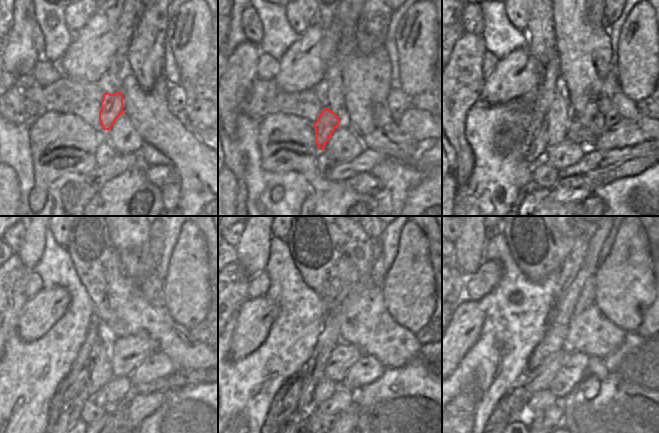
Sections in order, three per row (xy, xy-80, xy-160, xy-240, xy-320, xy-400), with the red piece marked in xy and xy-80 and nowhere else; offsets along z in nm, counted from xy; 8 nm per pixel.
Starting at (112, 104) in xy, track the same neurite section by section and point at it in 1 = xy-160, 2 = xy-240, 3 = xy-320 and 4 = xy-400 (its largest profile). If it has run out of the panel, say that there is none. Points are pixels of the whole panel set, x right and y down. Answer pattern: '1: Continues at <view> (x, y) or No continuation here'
1: Continues at xy-160 (535, 152)
2: Continues at xy-240 (82, 379)
3: Continues at xy-320 (288, 405)
4: Continues at xy-400 (499, 419).

